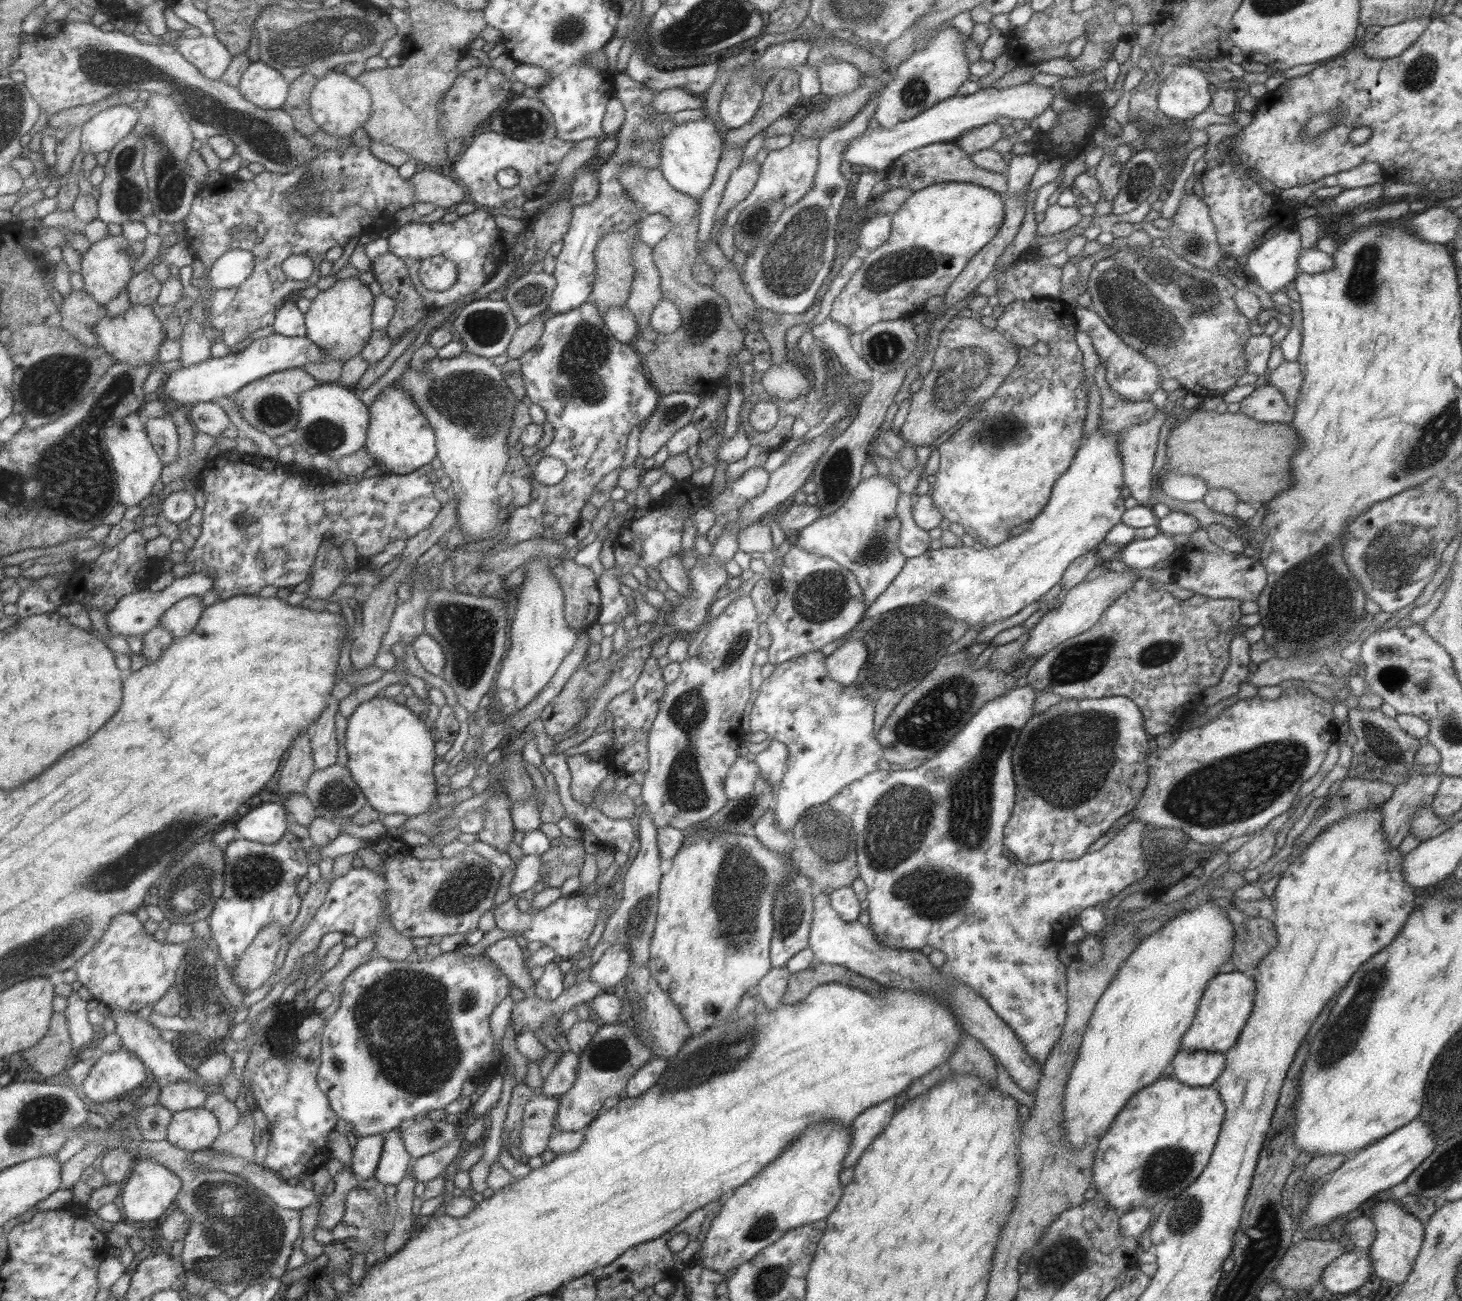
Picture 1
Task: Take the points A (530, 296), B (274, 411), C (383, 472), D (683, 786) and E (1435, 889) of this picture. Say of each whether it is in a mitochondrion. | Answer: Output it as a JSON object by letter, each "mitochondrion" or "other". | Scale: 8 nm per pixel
{"A":"mitochondrion","B":"mitochondrion","C":"other","D":"mitochondrion","E":"other"}

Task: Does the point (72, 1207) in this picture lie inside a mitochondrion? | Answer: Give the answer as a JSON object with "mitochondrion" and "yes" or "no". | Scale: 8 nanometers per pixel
{"mitochondrion":"no"}

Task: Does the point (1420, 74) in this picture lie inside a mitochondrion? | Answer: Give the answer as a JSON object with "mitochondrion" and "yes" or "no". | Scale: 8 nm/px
{"mitochondrion":"yes"}

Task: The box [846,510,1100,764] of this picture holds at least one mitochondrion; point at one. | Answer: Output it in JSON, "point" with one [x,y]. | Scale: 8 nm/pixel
{"point":[925,629]}

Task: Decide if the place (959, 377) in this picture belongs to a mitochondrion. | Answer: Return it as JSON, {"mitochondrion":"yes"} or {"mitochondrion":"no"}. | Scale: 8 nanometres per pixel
{"mitochondrion":"yes"}

